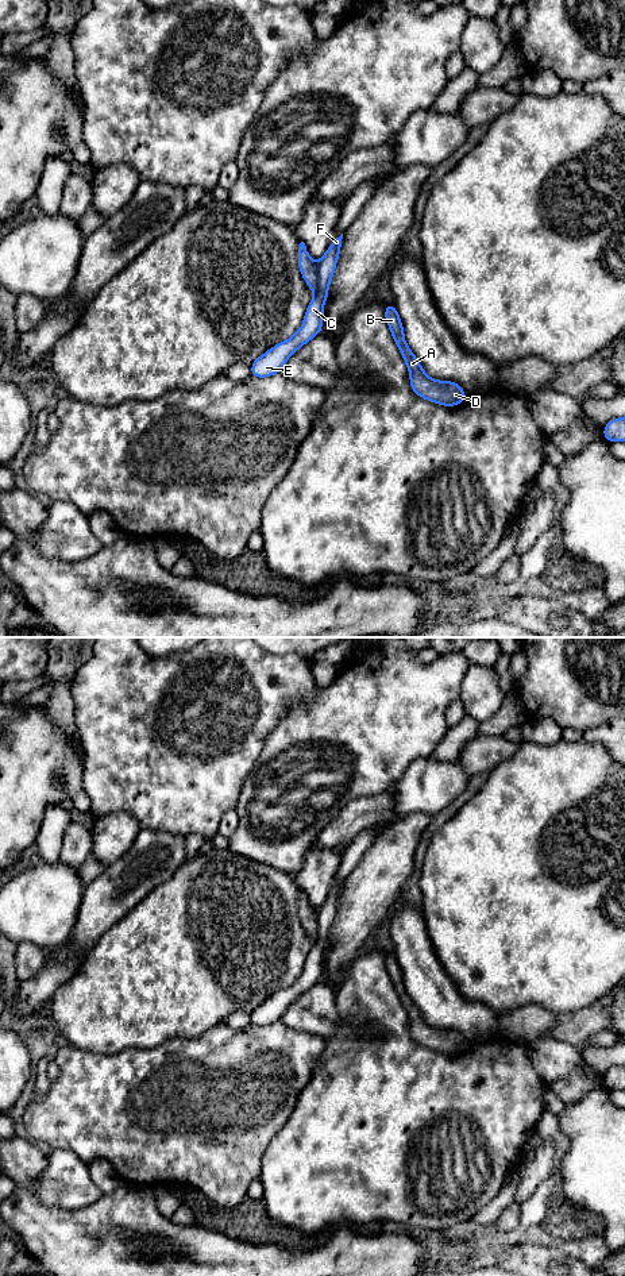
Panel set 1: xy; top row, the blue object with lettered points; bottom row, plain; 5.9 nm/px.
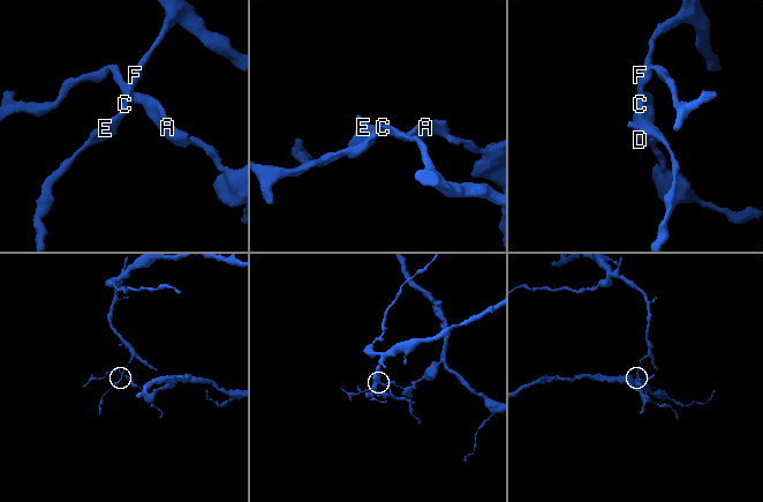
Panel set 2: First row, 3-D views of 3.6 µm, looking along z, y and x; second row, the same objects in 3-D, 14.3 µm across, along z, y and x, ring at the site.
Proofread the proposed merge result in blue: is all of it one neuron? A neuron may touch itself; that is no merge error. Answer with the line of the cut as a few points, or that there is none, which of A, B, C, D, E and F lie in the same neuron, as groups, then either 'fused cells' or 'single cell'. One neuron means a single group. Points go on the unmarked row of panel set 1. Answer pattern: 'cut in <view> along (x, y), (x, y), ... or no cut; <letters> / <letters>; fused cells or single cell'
cut in xy along (316, 912), (317, 940), (315, 943); A B D / C E F; fused cells

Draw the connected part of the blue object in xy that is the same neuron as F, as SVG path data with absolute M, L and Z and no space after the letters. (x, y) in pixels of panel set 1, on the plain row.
M343 882L333 887L324 905L316 911L319 937L306 956L301 976L290 987L275 992L256 1006L251 1013L251 1025L265 1026L279 1021L294 999L321 980L324 951L328 945L328 936L339 906L342 887Z

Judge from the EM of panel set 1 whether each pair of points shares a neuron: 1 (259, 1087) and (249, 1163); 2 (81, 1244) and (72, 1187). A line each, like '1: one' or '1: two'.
1: one
2: two

